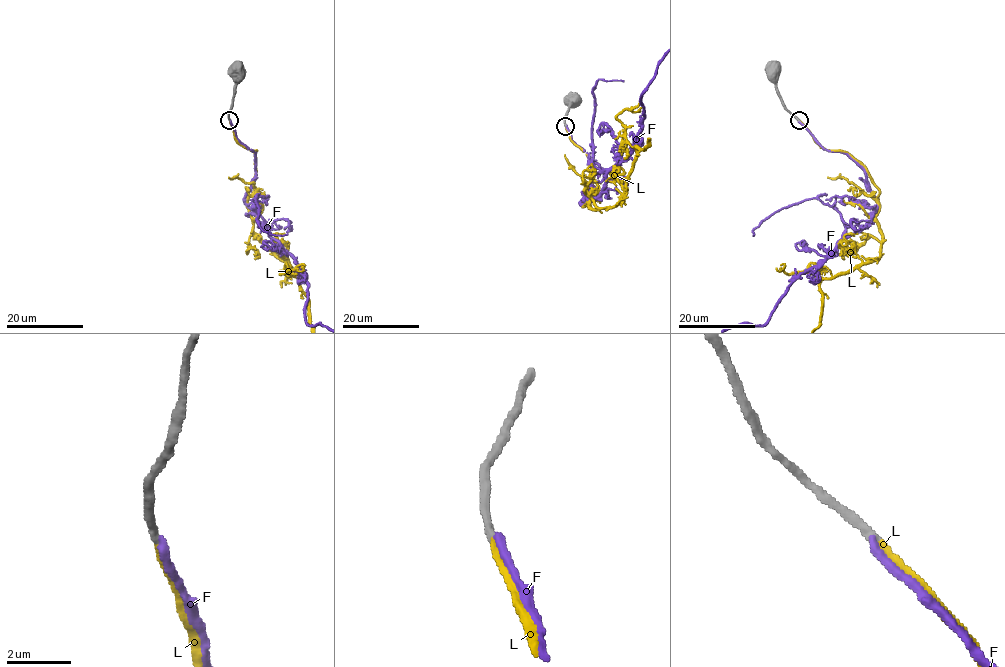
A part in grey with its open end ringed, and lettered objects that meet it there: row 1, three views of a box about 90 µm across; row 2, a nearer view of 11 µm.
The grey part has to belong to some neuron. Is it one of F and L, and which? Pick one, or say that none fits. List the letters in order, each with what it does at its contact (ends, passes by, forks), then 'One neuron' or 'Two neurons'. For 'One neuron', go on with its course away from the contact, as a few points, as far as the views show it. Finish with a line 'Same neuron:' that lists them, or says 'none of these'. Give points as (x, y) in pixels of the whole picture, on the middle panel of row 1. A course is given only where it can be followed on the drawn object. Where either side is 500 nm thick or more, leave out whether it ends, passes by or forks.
F: It ends there. Two neurons
L: It ends there. One neuron
Same neuron: L

